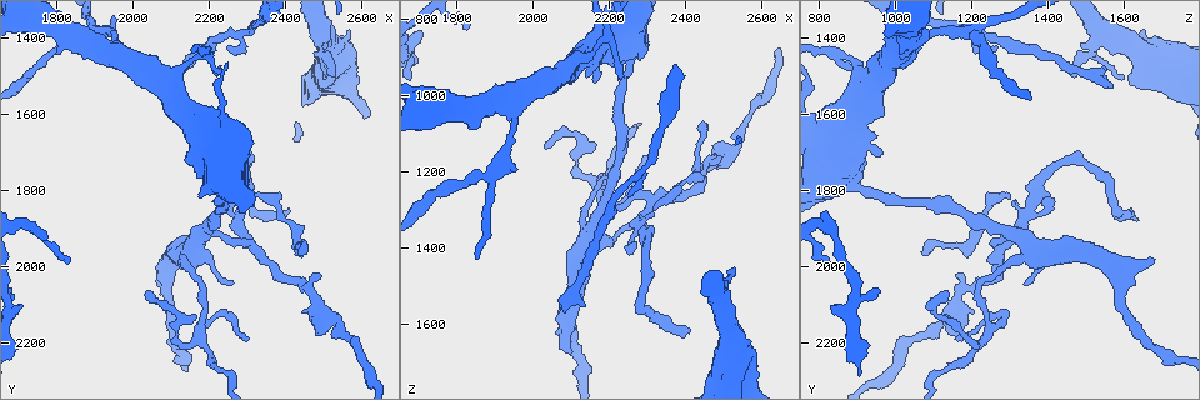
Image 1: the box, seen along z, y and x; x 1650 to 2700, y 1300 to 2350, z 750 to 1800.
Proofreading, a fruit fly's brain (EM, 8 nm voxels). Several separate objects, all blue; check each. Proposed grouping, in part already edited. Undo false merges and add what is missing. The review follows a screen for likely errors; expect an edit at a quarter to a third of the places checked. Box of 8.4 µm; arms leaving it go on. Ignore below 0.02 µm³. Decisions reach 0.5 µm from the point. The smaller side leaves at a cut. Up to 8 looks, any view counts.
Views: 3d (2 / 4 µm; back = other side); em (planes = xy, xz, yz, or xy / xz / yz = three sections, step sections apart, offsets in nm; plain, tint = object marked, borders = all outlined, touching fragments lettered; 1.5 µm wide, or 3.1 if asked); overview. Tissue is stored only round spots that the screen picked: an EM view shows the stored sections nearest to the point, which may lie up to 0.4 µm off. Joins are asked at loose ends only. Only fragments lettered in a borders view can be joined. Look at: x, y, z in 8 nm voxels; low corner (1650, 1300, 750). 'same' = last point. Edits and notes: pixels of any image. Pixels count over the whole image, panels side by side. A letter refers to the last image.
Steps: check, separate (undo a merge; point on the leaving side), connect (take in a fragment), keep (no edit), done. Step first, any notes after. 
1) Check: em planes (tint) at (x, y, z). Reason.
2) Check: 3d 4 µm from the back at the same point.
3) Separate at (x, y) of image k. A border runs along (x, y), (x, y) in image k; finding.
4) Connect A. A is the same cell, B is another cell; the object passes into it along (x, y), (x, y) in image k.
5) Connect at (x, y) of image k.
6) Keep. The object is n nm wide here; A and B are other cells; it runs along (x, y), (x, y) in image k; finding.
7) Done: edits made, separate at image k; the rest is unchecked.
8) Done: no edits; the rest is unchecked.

Check: em xz step 4 (tint) at (2090, 1525, 1575). Long arm stops here.

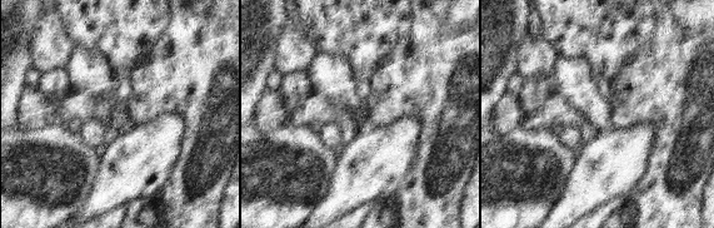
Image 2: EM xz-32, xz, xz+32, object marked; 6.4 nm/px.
Check: em planes (borders) at the same point. Another direction.

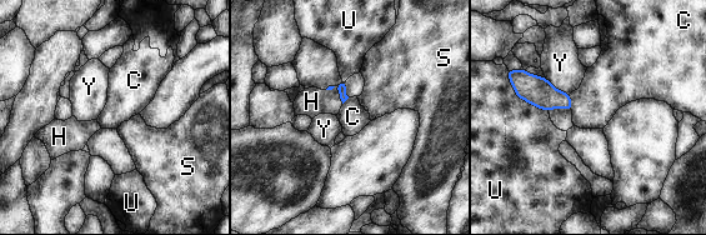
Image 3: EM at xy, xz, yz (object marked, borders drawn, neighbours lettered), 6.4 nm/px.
Connect H. H is the same cell, C, S, U and Y are other cells; the object passes into it along (341, 88), (338, 89), (311, 101) in image 3; it goes on there.

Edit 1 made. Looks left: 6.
Check: overview. See it whole again.

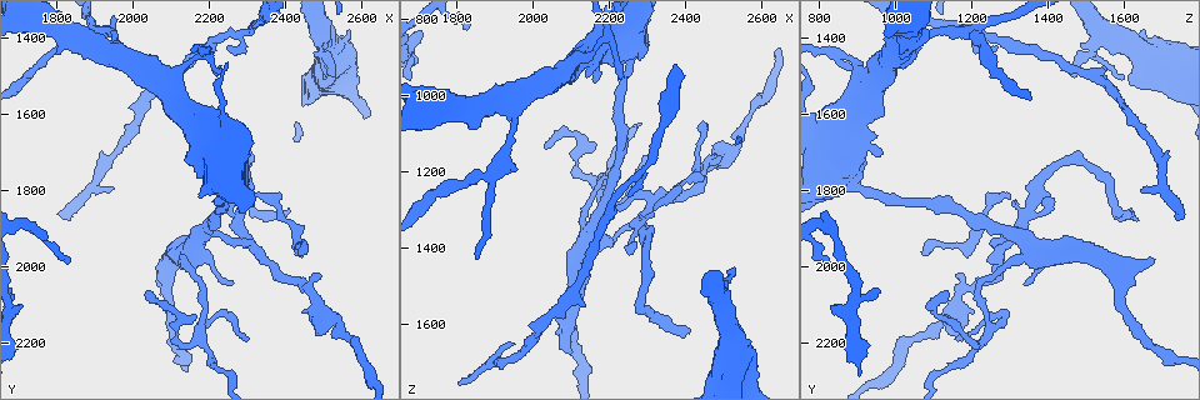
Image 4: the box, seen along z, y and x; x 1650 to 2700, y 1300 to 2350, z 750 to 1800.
Check: em planes (borders) at (2030, 2075, 1140). Tapers out.

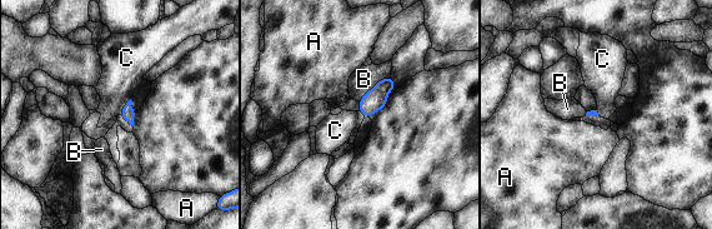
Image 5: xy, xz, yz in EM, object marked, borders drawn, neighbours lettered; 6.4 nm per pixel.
Keep. A, B and C are other cells; none of them fits.

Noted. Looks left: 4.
Done: edits made, connect at image 3; the rest is unchecked.

